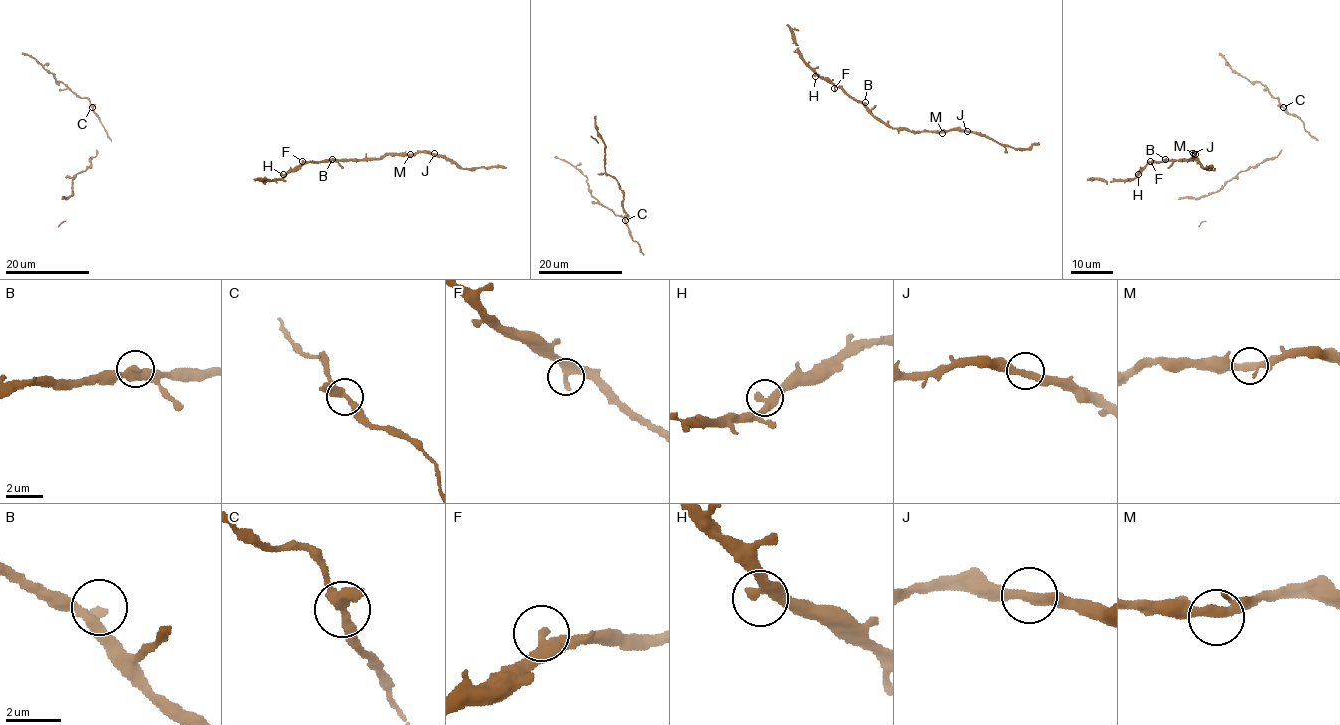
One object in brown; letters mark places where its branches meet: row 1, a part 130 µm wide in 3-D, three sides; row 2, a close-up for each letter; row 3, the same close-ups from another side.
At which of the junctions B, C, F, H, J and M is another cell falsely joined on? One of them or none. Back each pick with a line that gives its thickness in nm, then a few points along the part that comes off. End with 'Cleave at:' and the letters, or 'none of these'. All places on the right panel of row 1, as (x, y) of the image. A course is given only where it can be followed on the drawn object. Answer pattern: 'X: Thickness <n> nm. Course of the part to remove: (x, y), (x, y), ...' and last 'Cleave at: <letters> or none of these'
Cleave at: none of these

